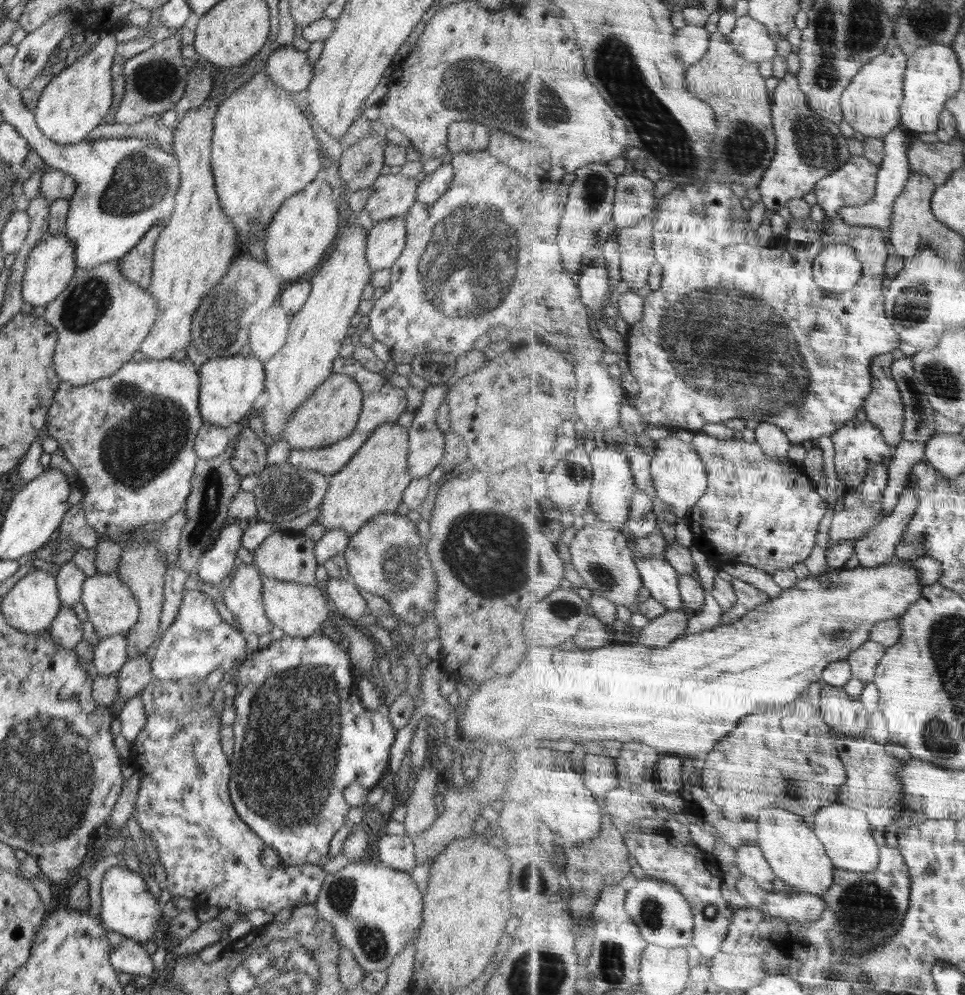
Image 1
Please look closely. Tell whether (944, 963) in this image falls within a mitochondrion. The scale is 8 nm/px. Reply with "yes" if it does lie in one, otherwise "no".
no

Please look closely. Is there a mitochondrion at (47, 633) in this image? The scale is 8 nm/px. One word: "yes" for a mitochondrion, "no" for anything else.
no

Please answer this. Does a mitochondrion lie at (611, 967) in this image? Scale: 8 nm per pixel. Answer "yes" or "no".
yes

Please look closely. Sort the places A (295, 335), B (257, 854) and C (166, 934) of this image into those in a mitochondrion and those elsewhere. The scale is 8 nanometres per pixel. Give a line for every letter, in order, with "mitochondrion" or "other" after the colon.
A: other
B: other
C: other

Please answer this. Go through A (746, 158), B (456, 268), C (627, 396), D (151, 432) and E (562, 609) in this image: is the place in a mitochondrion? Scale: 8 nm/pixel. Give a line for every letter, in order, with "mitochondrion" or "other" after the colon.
A: mitochondrion
B: mitochondrion
C: other
D: mitochondrion
E: mitochondrion

